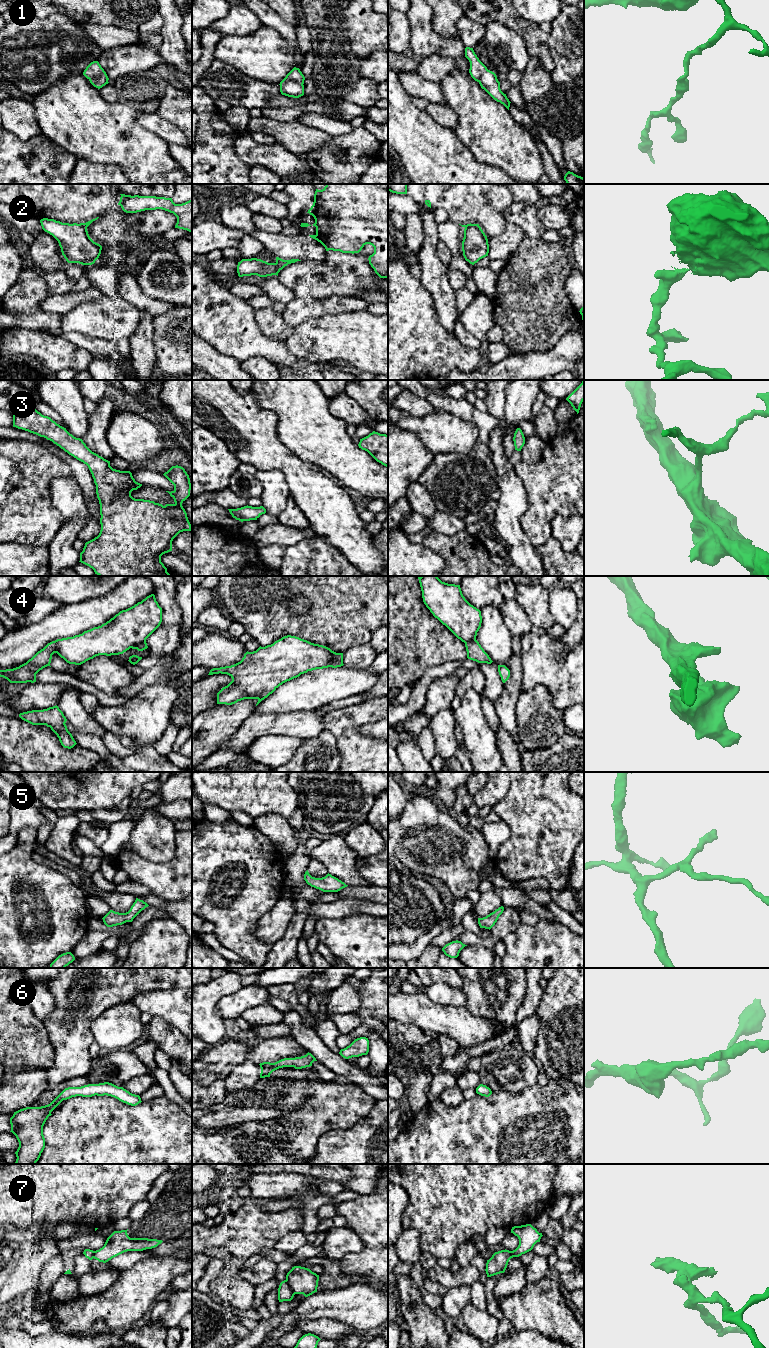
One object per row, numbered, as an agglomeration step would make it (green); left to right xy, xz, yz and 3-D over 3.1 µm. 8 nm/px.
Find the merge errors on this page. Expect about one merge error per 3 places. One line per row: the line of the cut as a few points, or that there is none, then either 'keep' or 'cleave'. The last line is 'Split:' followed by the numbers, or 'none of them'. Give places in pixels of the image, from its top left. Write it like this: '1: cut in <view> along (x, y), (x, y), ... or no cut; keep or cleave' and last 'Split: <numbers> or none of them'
1: no cut; keep
2: cut in xz along (275, 263), (278, 267), (276, 274); cleave
3: no cut; keep
4: cut in xy along (145, 641), (131, 647); cleave
5: no cut; keep
6: no cut; keep
7: cut in xz along (285, 1280), (295, 1293); cleave
Split: 2, 4, 7

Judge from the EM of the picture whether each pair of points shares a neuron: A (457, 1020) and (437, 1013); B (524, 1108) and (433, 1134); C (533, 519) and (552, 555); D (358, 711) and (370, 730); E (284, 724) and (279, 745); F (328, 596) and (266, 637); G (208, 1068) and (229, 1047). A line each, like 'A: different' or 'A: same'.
A: same
B: same
C: different
D: different
E: different
F: same
G: same

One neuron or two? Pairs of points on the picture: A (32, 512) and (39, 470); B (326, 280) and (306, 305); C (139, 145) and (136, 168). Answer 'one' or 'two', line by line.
A: one
B: two
C: one

